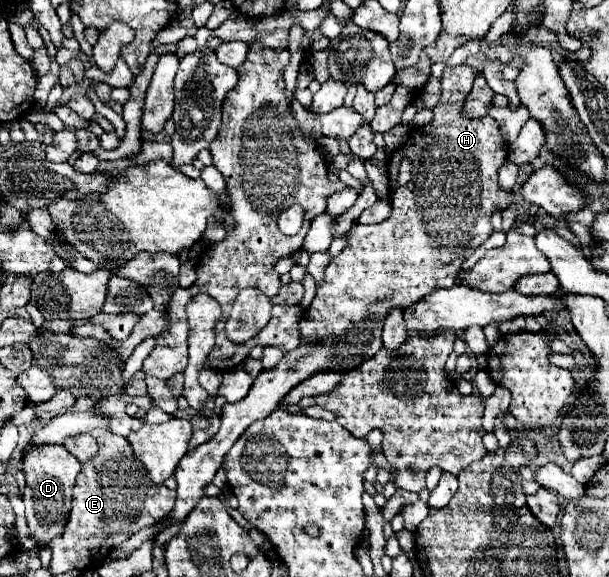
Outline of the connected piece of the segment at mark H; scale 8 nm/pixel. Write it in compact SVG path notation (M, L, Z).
M467 65L447 67L447 73L443 73L443 77L441 77L443 95L434 108L433 121L425 127L417 127L416 132L411 129L407 141L403 143L401 153L403 153L403 157L413 161L413 173L411 173L413 177L405 187L401 187L401 185L393 187L393 191L391 191L393 211L391 211L389 219L385 219L383 223L377 223L377 225L356 223L350 229L347 249L343 249L337 257L333 257L333 261L329 263L329 267L325 271L323 285L317 285L317 295L315 295L311 307L307 309L307 317L301 317L301 323L299 323L301 345L295 351L285 353L283 359L277 363L277 367L261 371L245 399L241 399L239 403L225 403L225 411L221 413L219 433L211 441L189 451L189 455L185 455L185 459L181 459L181 463L177 465L177 471L175 471L175 479L179 483L177 501L175 501L173 511L167 515L167 521L155 527L157 535L165 527L183 521L185 515L189 515L189 511L197 505L197 501L201 497L205 497L205 487L211 485L215 473L223 465L225 453L233 447L233 443L241 437L241 433L251 423L265 419L271 411L275 411L275 407L281 403L281 399L295 385L299 385L301 381L309 379L311 375L315 375L319 371L343 373L343 371L357 369L365 359L371 359L381 349L383 321L391 309L405 311L411 305L415 305L417 301L421 301L423 297L431 295L433 291L453 287L457 271L461 269L461 263L467 259L465 257L467 251L477 249L493 233L489 217L495 209L505 209L519 199L527 199L529 203L543 207L553 219L565 219L567 213L577 213L589 203L589 197L583 191L579 191L571 181L567 181L551 165L545 165L536 170L517 193L513 193L513 191L507 193L499 187L497 169L507 159L507 153L509 153L507 141L503 139L499 125L493 117L473 117L471 119L461 111L461 100L467 99L467 95L471 93L473 79L475 79L473 67L467 67Z

